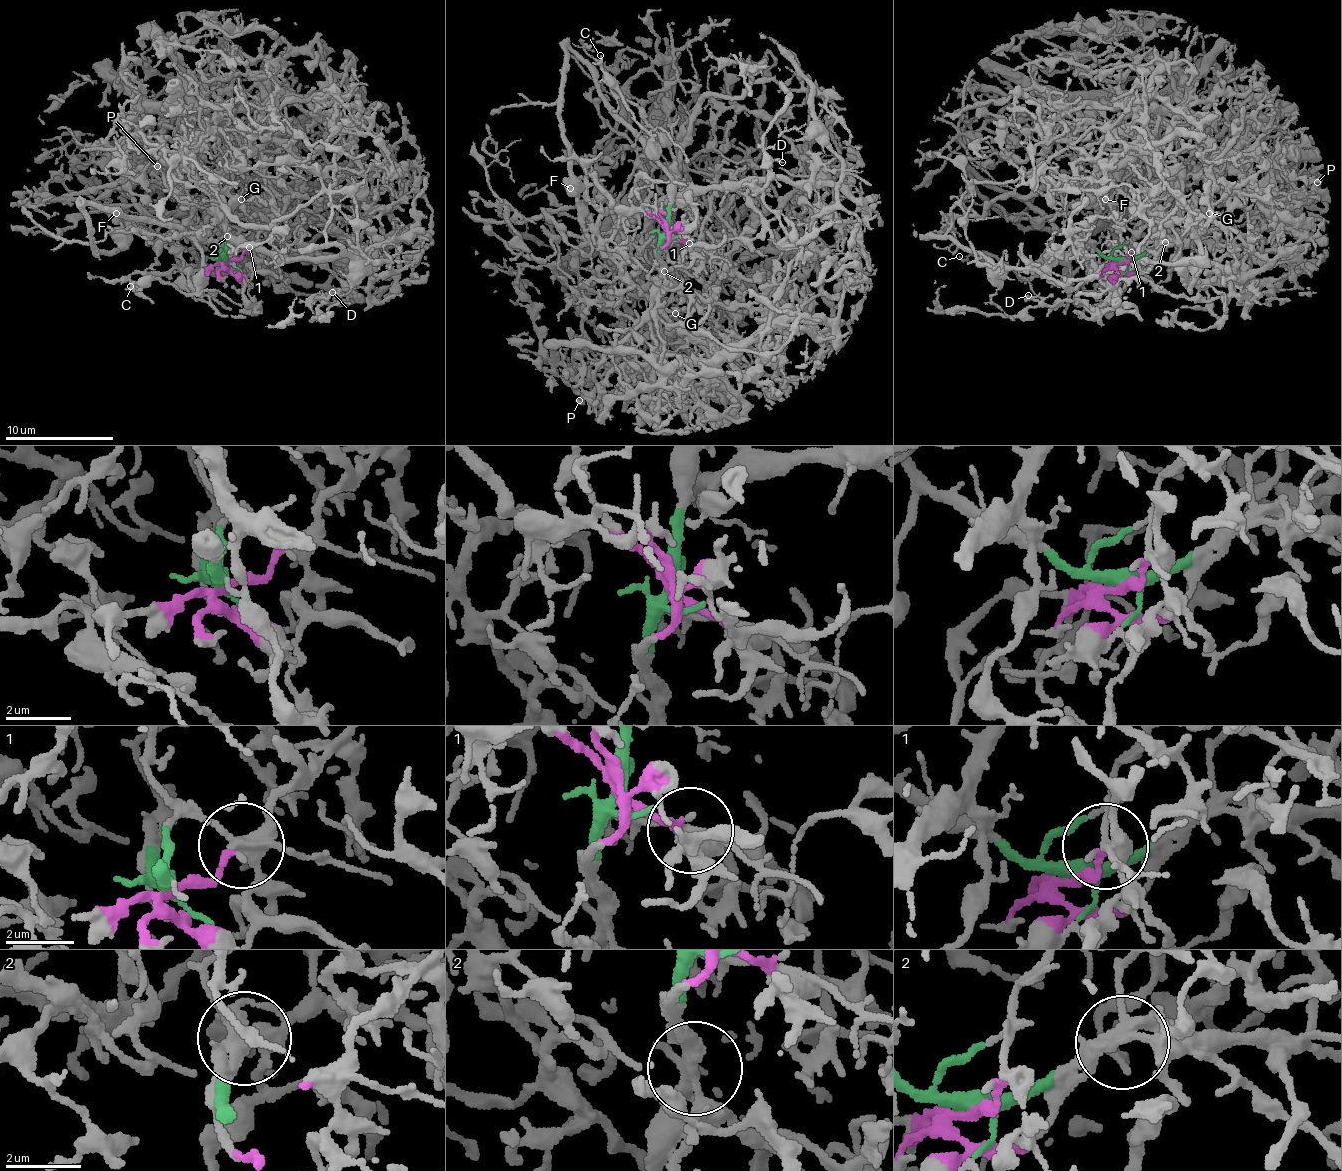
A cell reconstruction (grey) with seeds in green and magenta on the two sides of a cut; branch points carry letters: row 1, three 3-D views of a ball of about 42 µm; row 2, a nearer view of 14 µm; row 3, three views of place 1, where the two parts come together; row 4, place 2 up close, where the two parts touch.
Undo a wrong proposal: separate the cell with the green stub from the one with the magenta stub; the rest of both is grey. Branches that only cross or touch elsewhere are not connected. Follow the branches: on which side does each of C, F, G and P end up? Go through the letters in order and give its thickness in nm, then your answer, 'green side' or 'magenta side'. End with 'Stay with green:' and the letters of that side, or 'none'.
C: 100 nm | green side
F: 160 nm | green side
G: 140 nm | magenta side
P: 340 nm | magenta side
Stay with green: C, F

